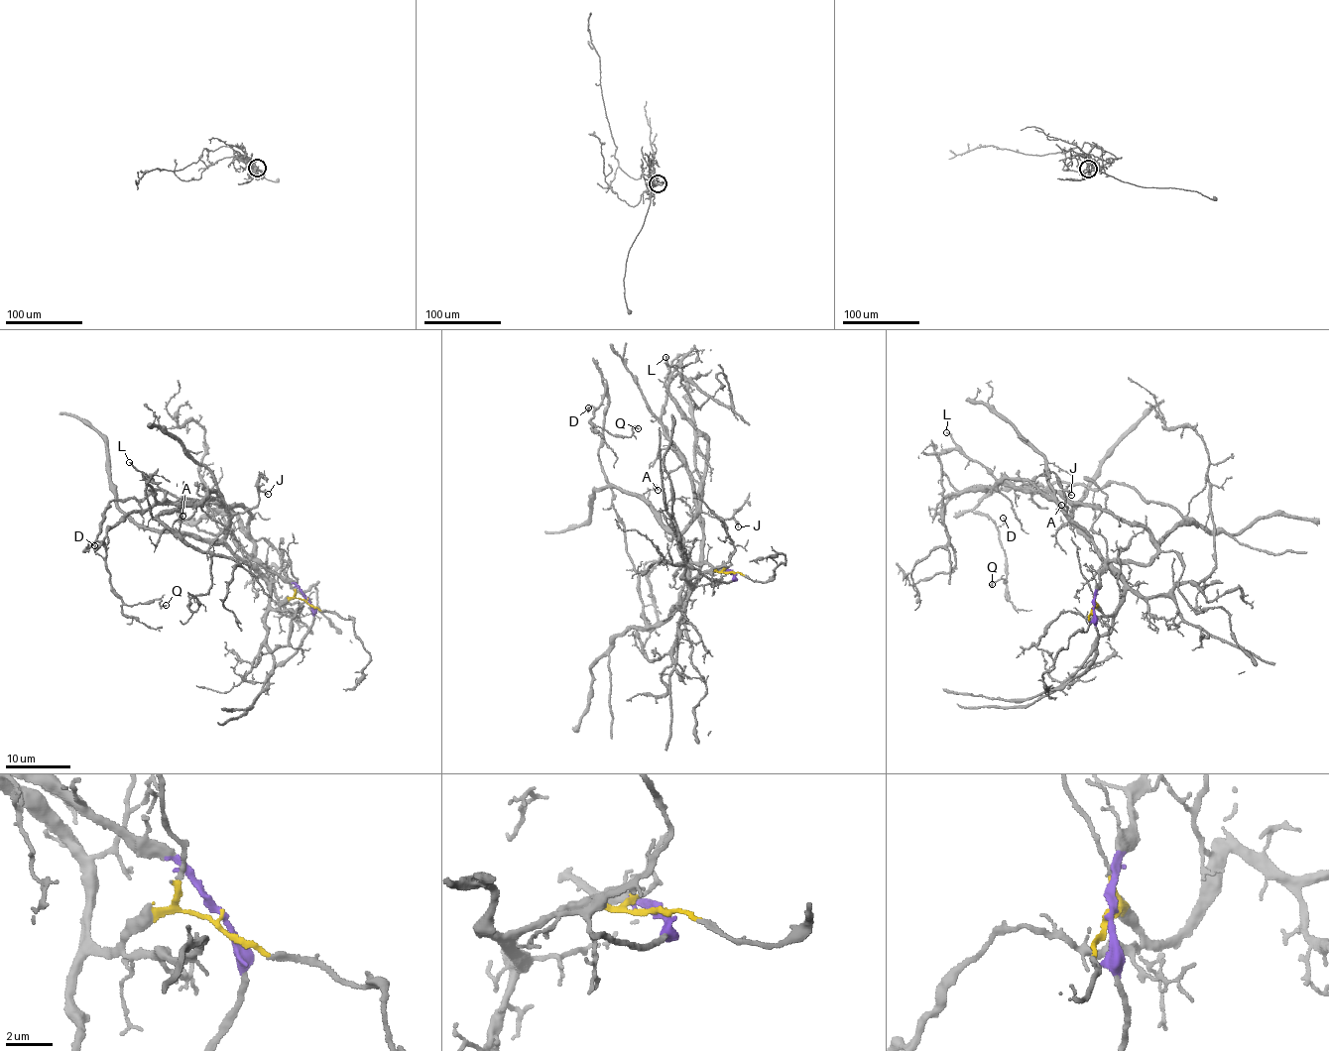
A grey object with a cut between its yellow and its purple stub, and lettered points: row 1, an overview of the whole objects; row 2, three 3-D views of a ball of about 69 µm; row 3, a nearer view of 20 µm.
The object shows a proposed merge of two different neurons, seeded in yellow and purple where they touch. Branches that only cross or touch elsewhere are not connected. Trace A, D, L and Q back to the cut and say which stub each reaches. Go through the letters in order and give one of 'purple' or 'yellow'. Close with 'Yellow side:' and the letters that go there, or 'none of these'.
A: yellow
D: purple
L: purple
Q: purple
Yellow side: A

